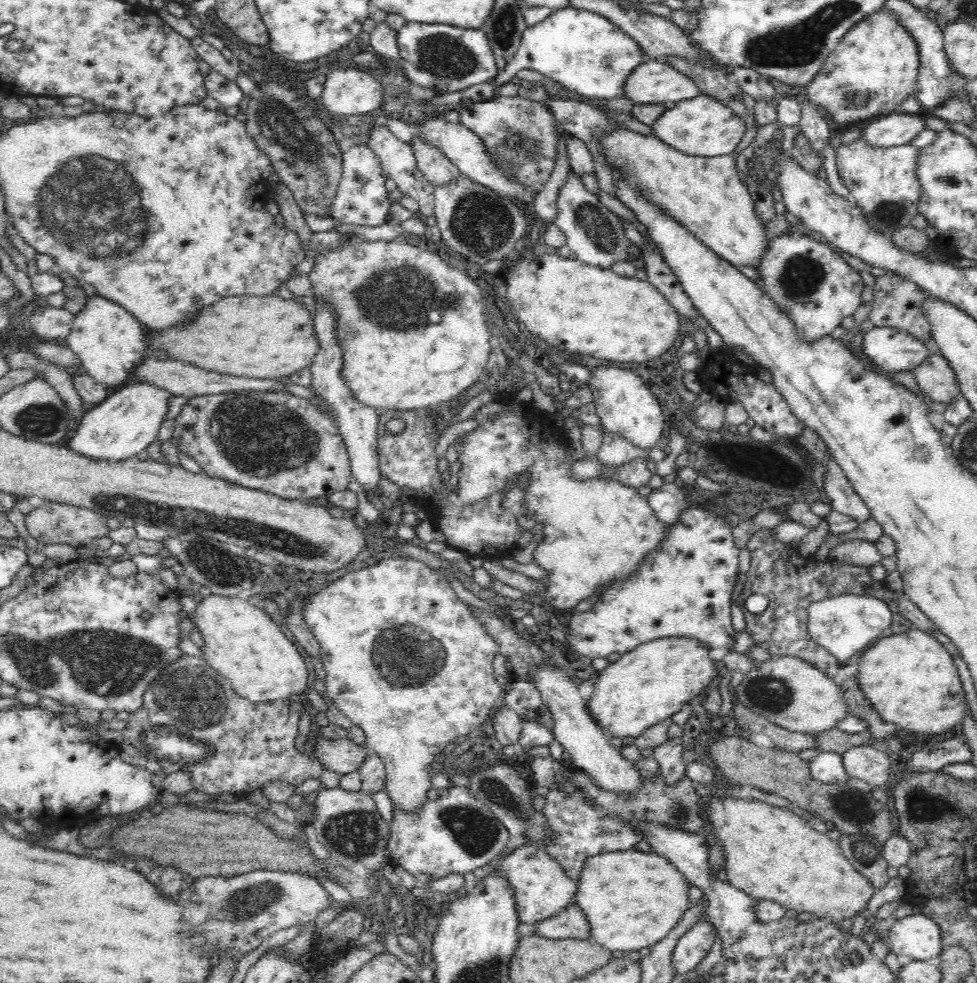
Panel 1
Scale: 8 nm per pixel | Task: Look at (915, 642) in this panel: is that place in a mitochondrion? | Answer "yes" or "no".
no

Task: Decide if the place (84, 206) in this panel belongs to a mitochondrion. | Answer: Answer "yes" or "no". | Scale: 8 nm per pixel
yes

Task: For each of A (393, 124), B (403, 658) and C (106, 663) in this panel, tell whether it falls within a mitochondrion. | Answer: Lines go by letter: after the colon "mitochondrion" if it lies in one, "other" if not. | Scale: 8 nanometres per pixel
A: other
B: mitochondrion
C: mitochondrion

